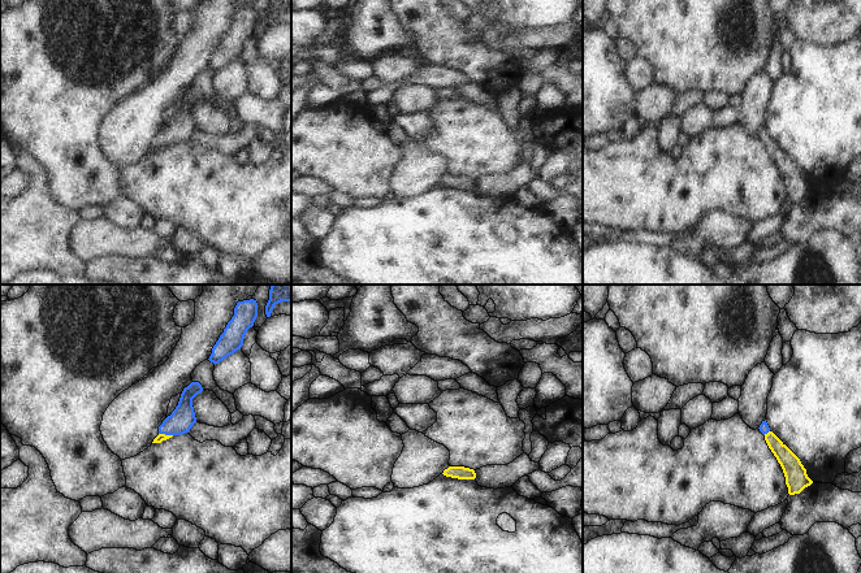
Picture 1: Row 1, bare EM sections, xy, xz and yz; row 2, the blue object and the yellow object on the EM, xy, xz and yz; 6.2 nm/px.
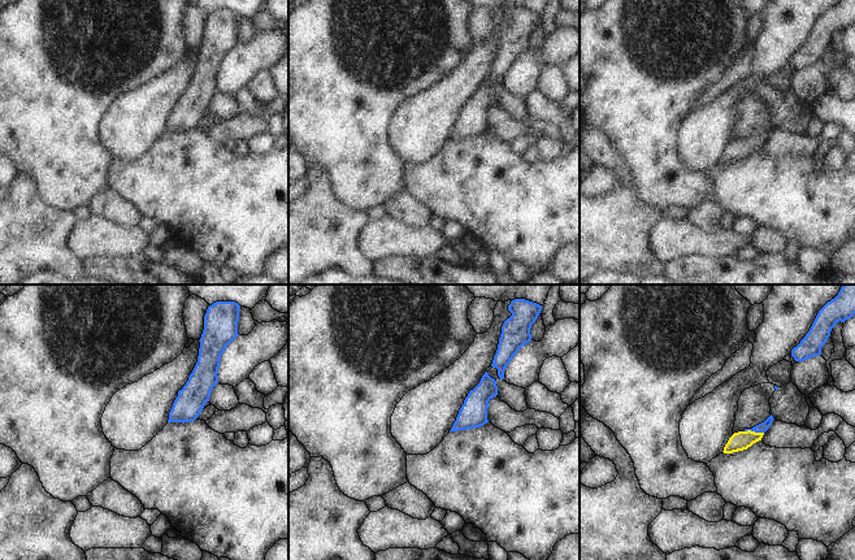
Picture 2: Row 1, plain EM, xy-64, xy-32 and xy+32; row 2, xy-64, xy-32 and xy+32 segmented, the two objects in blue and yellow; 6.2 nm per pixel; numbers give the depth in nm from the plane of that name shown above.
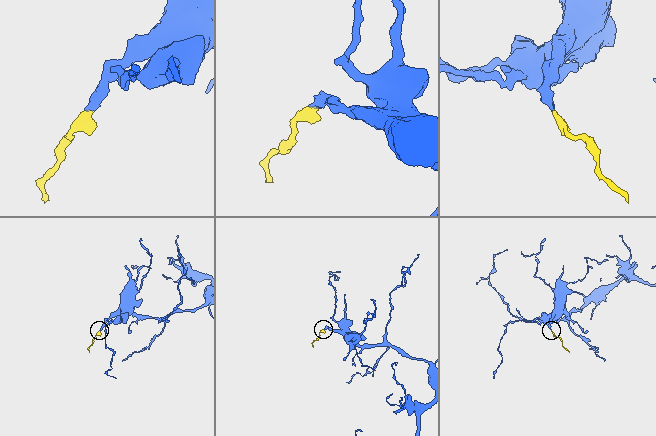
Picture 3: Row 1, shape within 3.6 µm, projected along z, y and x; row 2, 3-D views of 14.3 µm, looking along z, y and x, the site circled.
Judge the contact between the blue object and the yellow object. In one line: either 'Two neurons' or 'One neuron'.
One neuron.

